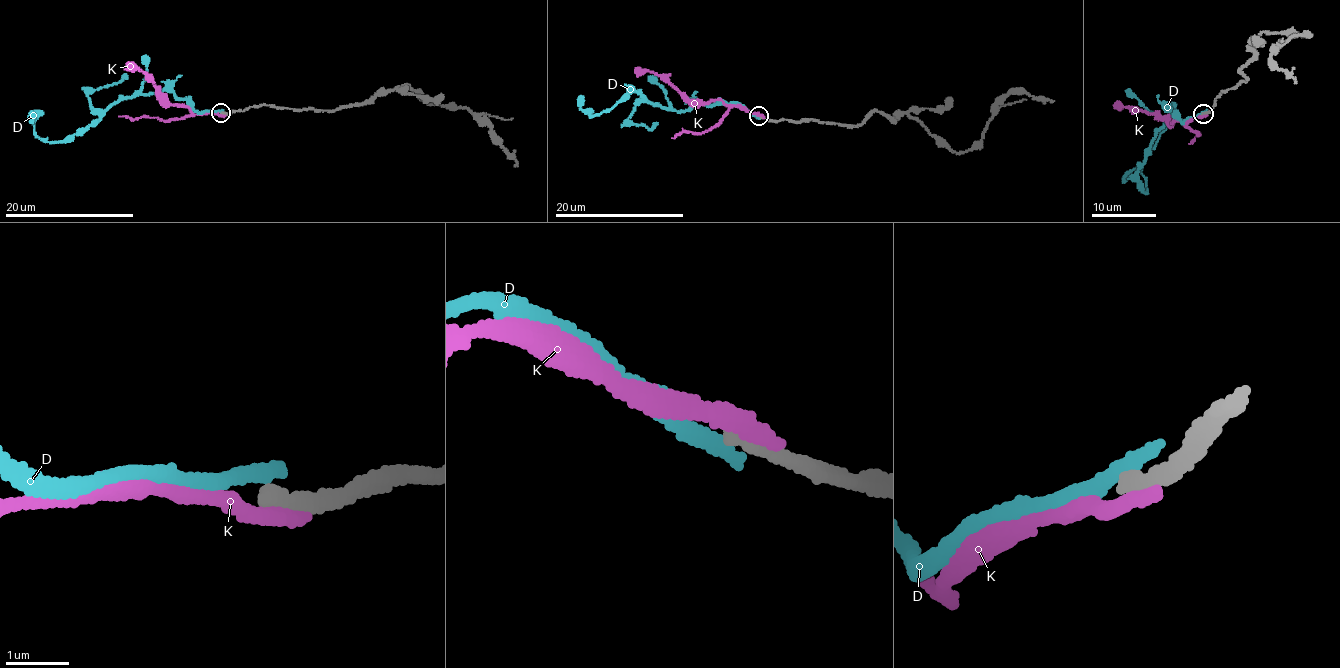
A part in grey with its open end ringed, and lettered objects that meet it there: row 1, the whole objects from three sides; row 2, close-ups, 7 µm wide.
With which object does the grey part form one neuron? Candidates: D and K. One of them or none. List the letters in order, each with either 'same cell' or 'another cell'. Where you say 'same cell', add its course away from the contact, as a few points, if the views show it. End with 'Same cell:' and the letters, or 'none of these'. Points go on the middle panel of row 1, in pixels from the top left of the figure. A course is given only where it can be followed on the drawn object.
D: another cell
K: another cell
Same cell: none of these

